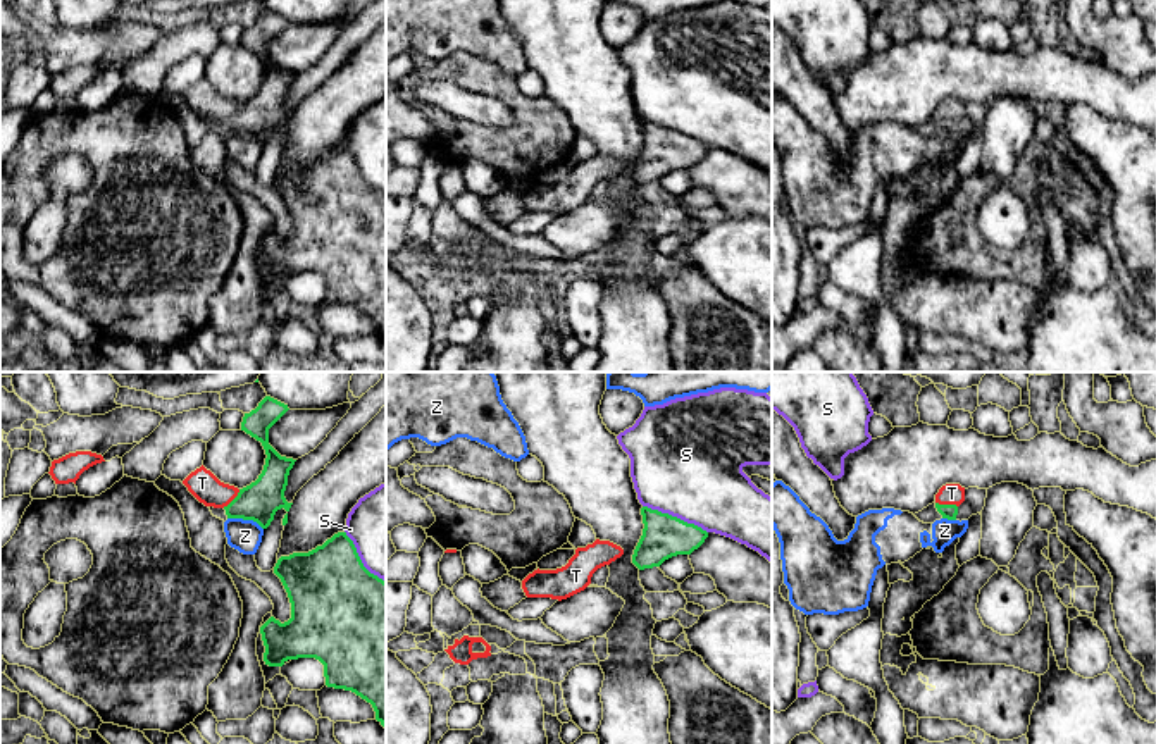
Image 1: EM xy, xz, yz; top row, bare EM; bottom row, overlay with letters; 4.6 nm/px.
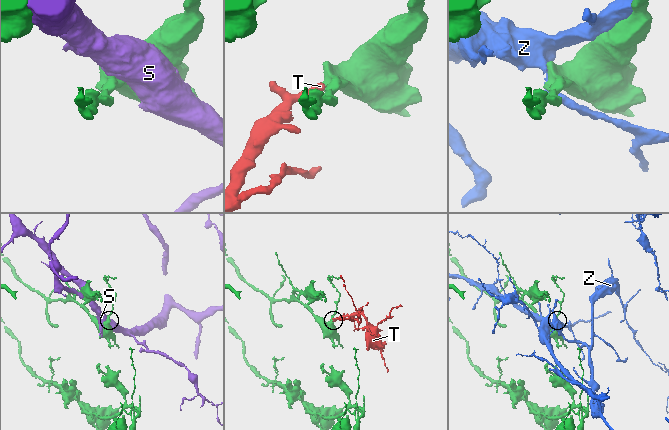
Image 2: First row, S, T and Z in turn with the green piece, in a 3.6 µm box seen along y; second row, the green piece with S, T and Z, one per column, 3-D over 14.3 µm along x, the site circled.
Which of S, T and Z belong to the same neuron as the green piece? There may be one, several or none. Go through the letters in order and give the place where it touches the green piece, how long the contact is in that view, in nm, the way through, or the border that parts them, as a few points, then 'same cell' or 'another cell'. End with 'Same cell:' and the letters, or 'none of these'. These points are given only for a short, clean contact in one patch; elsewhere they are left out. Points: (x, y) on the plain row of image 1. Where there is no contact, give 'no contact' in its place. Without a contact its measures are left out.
S: xz (676, 131) | 340 nm | another cell
T: yz (946, 119) | 110 nm | across yz (950, 126), (946, 119), (951, 107) | same cell
Z: xy (245, 133) | 180 nm | another cell
Same cell: T

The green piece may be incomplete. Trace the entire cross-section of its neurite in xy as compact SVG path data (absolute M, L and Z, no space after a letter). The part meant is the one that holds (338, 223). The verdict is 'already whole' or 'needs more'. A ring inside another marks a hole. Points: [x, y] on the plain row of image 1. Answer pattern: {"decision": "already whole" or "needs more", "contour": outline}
{"decision": "already whole", "contour": "M346 146L334 148L308 167L281 170L274 188L288 207L291 232L281 238L270 231L260 241L265 279L319 274L326 300L351 305L370 317L376 334L386 343L386 196L364 181Z"}

